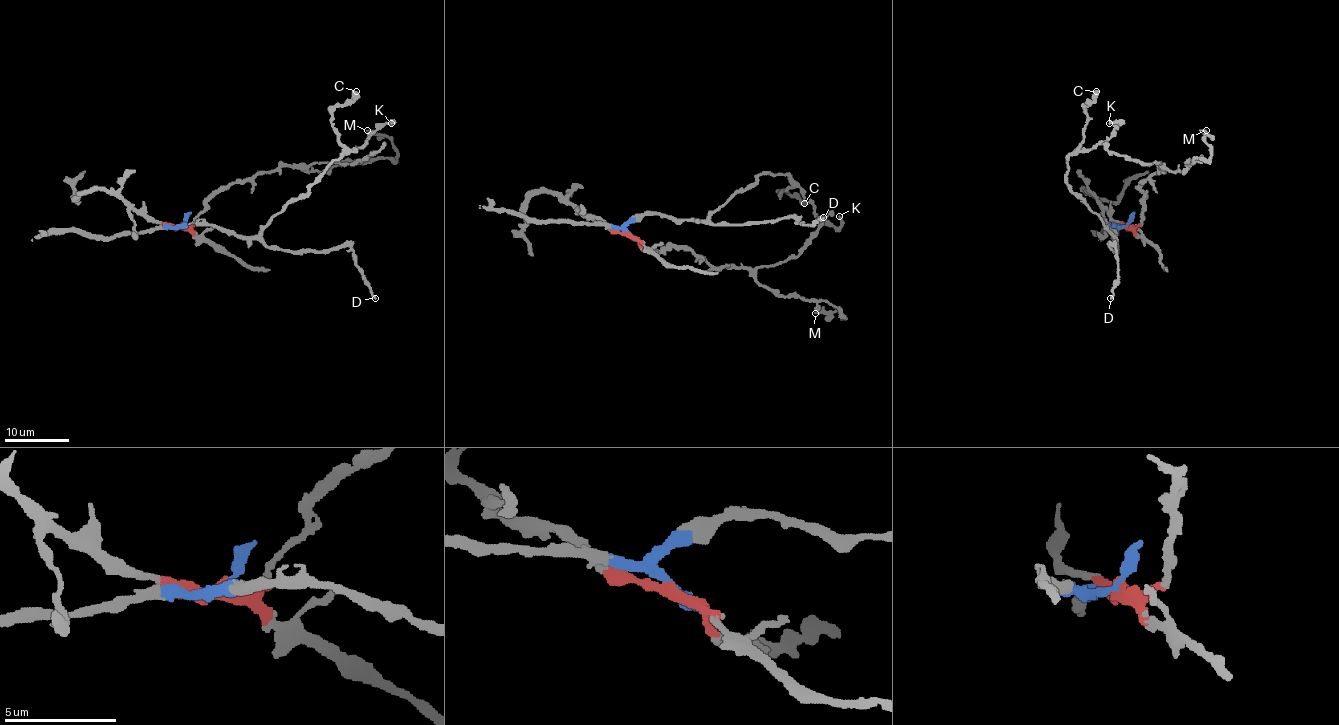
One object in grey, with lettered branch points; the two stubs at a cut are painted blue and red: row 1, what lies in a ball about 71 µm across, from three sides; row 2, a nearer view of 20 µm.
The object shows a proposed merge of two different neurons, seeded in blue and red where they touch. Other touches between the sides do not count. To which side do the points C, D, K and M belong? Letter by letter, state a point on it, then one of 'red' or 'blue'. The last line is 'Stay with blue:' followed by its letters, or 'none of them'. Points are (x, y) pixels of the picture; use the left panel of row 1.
C: at (356, 91); blue
D: at (375, 298); blue
K: at (391, 123); blue
M: at (367, 130); red
Stay with blue: C, D, K

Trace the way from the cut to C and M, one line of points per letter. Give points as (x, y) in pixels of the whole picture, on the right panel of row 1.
C: (1127, 226), (1107, 226), (1113, 237), (1066, 179), (1068, 157), (1086, 126), (1084, 107), (1095, 91)
M: (1127, 226), (1140, 223), (1142, 182), (1161, 166), (1182, 171), (1193, 160), (1211, 155), (1205, 141), (1206, 129)

